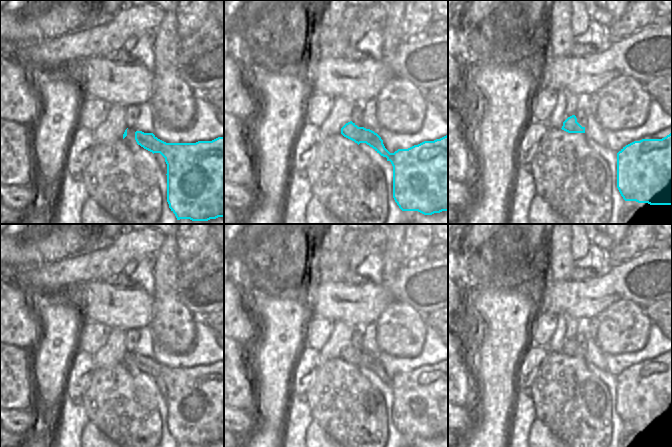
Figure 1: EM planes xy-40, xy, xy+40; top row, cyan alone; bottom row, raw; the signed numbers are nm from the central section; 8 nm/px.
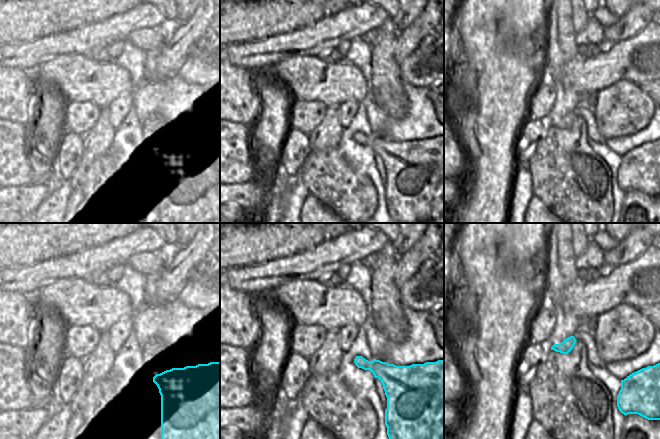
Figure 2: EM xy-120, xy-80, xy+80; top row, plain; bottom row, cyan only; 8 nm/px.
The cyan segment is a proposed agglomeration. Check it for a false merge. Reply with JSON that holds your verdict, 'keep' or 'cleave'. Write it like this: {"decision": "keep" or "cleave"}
{"decision": "keep"}

